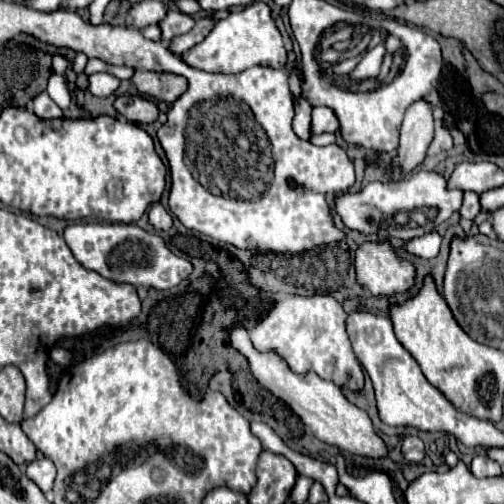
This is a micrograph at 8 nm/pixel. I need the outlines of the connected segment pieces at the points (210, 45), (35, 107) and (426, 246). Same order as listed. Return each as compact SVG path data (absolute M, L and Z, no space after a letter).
M257 1L247 5L241 11L229 13L229 17L217 21L211 29L211 33L185 51L181 55L185 63L189 63L195 69L203 71L221 71L221 73L241 73L253 65L265 65L265 67L285 67L287 63L287 51L281 41L281 33L275 27L275 21L271 17L271 9L267 3Z
M43 91L41 95L37 95L37 97L33 99L31 111L33 111L39 119L45 119L45 121L59 119L59 117L63 115L63 113L61 113L61 109L51 101L51 97L47 95L47 91Z
M431 231L431 233L425 233L425 235L417 237L417 239L411 239L411 241L403 243L403 249L409 255L431 259L431 257L435 257L439 253L439 245L441 245L441 235L437 231Z

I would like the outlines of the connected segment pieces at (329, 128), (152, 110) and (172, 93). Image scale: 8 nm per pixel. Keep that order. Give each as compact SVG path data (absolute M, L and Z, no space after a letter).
M313 107L313 117L311 117L311 135L321 135L321 133L337 133L339 123L329 111L329 107Z
M123 95L117 97L115 109L119 115L129 119L131 123L153 123L159 115L159 109L153 101L141 95Z
M135 71L131 83L139 93L167 103L177 101L187 87L185 77L173 73L155 73L155 71Z

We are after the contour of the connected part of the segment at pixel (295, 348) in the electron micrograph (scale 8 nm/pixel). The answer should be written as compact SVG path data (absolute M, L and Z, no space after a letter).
M291 295L273 303L271 311L251 329L251 341L259 351L277 351L295 373L315 371L353 391L363 389L363 371L345 331L347 313L329 295Z

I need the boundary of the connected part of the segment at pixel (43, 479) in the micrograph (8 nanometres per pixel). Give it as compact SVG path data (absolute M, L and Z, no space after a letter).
M35 459L27 465L27 477L31 481L35 481L35 485L43 491L49 493L53 489L53 481L55 481L55 465L51 459Z

